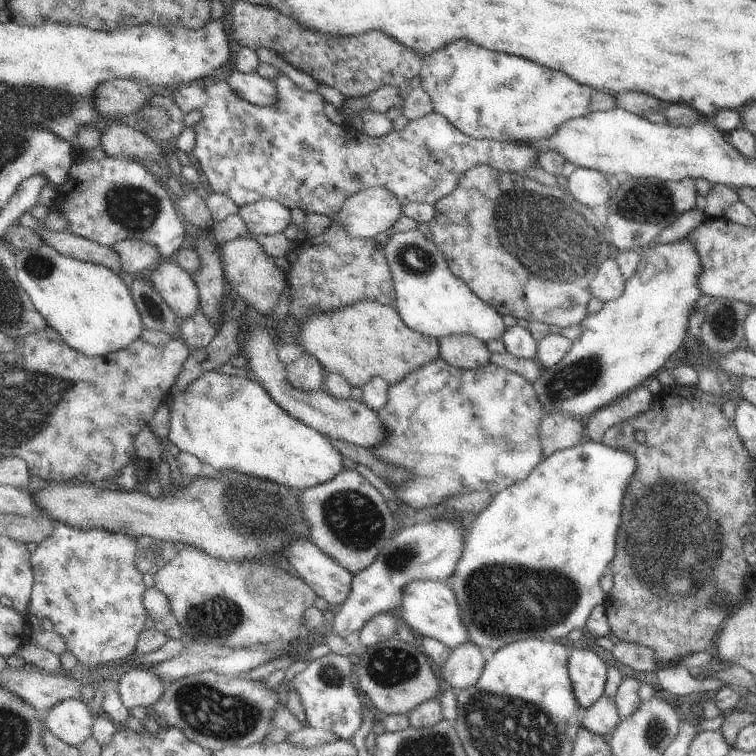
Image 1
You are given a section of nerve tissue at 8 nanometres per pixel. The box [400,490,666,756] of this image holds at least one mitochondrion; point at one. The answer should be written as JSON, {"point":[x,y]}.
{"point":[497,599]}

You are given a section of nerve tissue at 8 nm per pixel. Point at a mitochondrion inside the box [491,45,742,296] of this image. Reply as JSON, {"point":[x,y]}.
{"point":[651,202]}

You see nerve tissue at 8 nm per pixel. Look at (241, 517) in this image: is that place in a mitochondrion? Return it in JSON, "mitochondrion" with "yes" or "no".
{"mitochondrion":"yes"}

